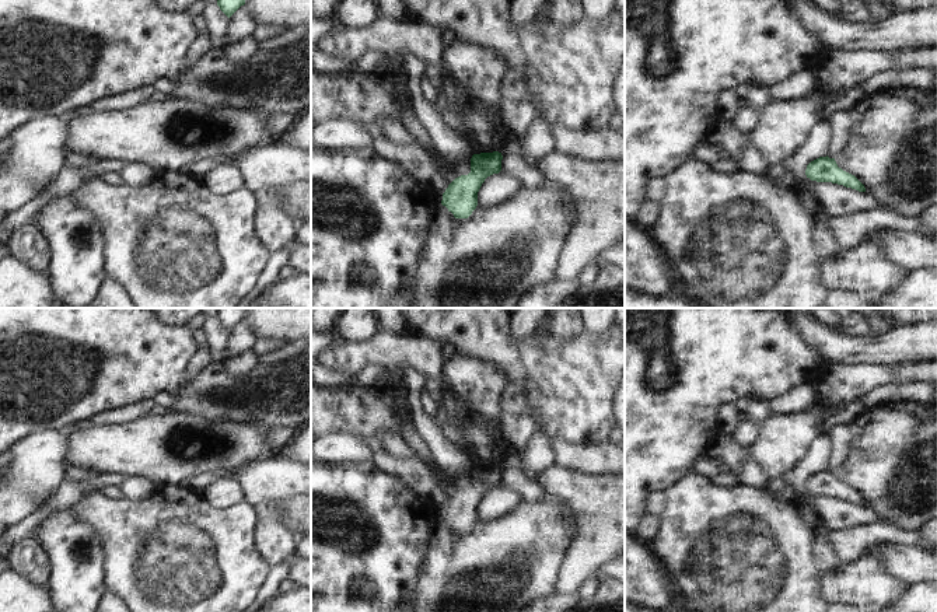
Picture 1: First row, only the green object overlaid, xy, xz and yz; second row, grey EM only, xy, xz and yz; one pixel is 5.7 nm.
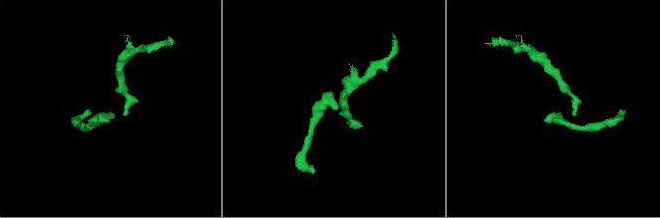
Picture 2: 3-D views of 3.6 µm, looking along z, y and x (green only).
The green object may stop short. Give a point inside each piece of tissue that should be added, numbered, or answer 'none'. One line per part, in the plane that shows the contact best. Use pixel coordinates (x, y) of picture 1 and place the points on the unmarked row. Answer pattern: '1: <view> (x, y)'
none

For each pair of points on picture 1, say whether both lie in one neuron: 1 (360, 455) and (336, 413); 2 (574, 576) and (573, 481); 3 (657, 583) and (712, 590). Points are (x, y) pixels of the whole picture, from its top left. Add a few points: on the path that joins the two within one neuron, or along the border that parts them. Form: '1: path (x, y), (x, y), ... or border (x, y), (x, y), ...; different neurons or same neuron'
1: border (325, 434), (349, 433), (359, 437); different neurons
2: path (586, 552), (586, 504); same neuron
3: border (656, 555), (667, 572), (670, 583), (681, 597); different neurons

